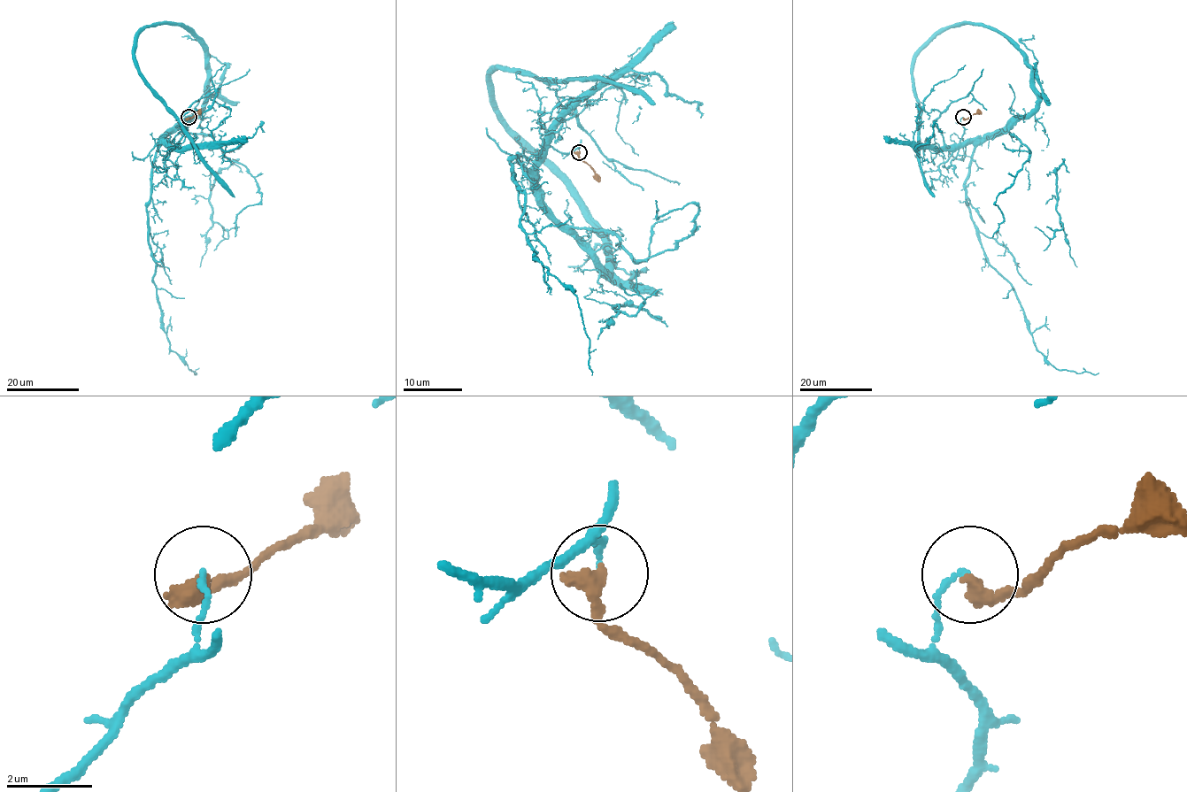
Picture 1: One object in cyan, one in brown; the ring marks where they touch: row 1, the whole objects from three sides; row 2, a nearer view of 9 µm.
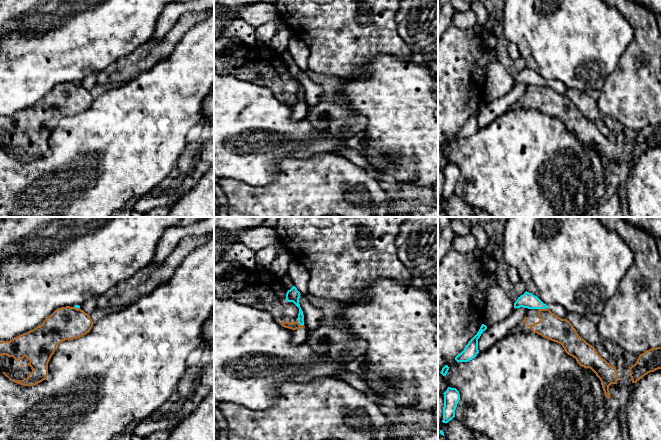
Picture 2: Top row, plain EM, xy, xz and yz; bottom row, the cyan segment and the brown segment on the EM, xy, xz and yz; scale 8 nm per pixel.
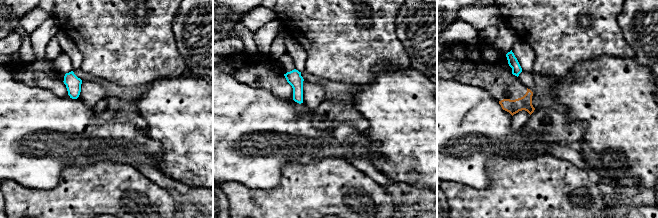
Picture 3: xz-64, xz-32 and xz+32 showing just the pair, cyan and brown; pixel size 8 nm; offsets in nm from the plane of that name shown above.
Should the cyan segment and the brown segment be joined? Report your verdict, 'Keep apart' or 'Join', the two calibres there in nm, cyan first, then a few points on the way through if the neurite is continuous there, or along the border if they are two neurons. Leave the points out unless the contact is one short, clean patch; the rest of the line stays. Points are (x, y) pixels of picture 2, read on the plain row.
Keep apart. Thickness 120 nm (cyan) against 200 nm. Boundary: yz (548, 83), (538, 85)

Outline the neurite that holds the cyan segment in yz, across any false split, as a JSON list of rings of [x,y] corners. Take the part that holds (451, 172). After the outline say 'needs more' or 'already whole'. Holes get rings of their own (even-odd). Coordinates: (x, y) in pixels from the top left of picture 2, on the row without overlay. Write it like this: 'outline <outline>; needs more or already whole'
outline [[[448,163],[444,170],[443,199],[448,199],[455,193],[455,186],[460,176],[459,167]]]; already whole

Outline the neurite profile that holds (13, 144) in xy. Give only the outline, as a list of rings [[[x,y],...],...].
[[[80,84],[56,85],[33,106],[0,118],[0,147],[23,162],[42,158],[48,152],[48,139],[57,121],[86,111],[93,100],[90,91]]]

